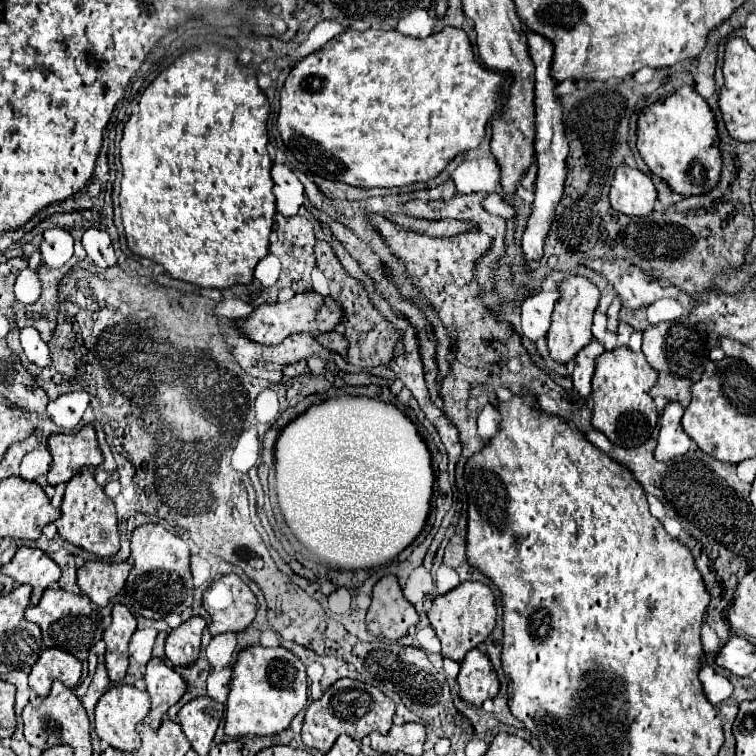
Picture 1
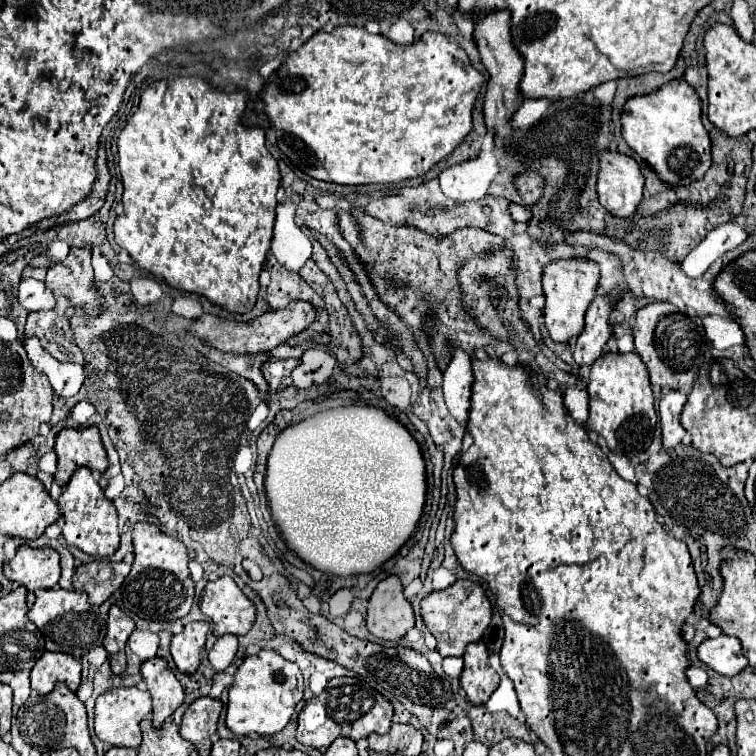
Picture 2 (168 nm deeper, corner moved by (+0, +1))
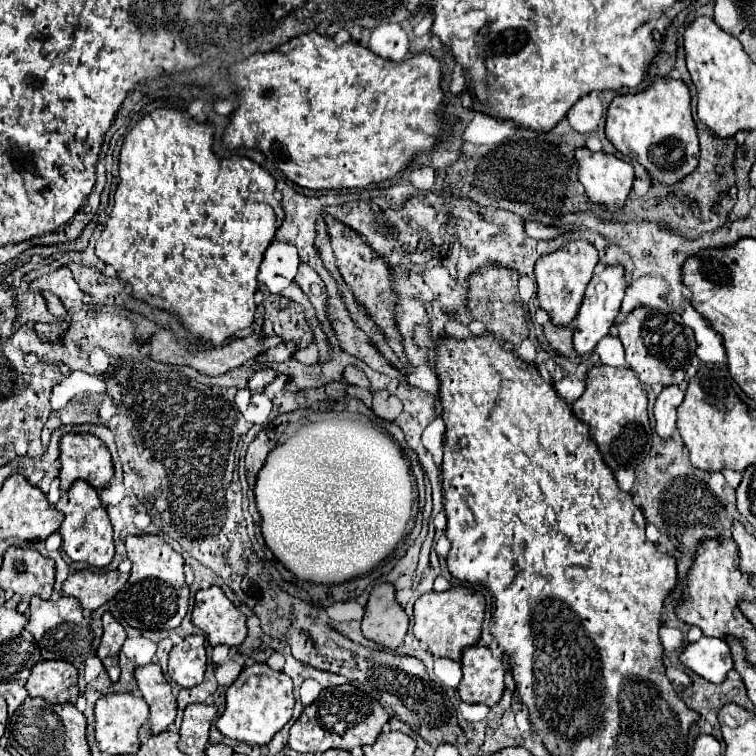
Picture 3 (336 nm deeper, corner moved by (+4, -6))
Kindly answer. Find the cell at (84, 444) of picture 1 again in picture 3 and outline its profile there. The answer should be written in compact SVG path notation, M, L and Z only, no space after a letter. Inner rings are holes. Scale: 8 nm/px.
M65 434L61 438L61 490L67 492L73 482L85 480L95 490L101 490L113 478L113 462L107 446L93 434Z

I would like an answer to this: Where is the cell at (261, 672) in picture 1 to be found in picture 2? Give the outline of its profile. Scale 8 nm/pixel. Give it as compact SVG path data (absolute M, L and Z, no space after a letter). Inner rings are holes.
M263 649L257 655L245 657L235 673L229 689L227 727L235 735L275 735L291 719L297 703L303 699L303 675L297 663L283 659L277 651Z

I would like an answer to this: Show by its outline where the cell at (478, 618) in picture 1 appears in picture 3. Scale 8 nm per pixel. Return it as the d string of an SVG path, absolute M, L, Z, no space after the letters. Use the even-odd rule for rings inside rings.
M469 586L449 588L445 592L429 592L417 598L413 612L413 634L429 646L435 656L461 660L461 652L467 646L475 646L481 636L481 624L485 616L485 598L481 592Z

